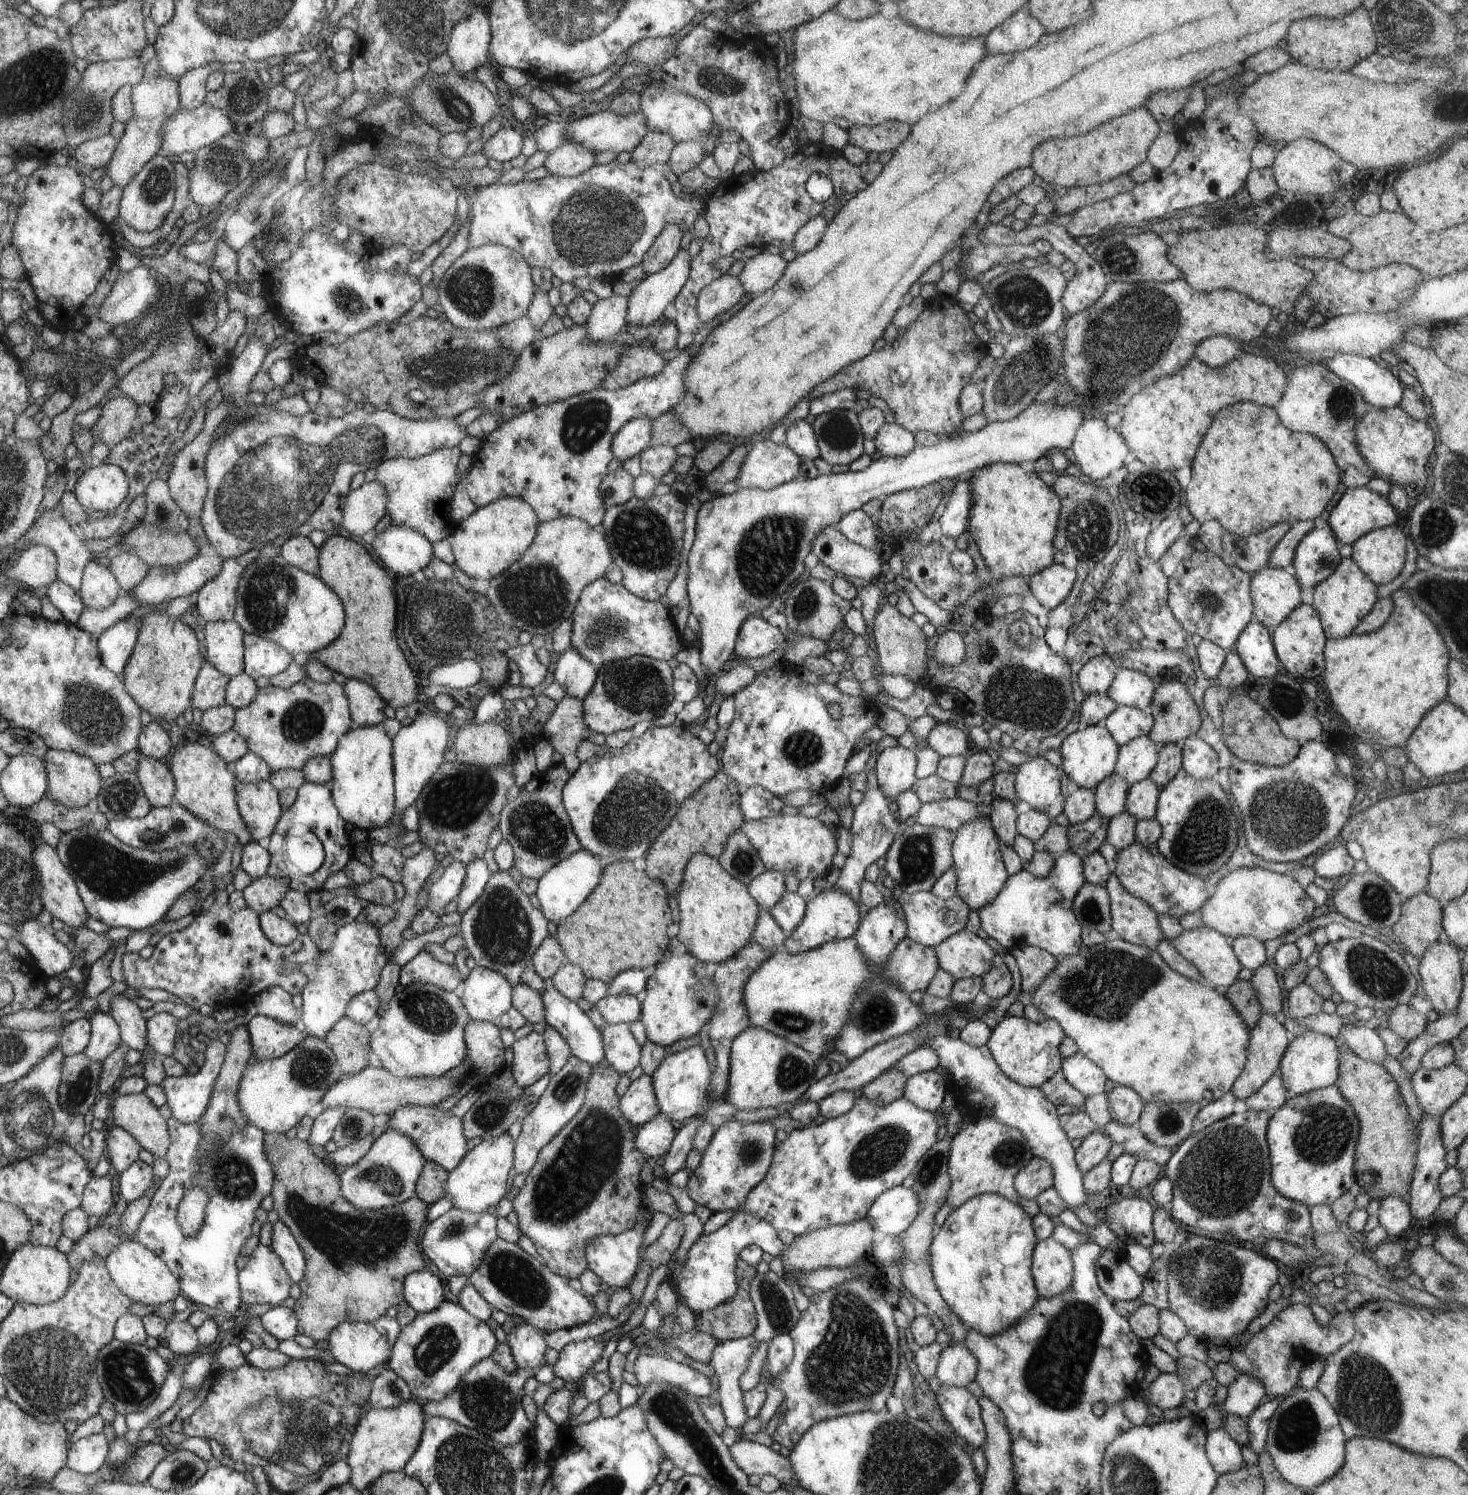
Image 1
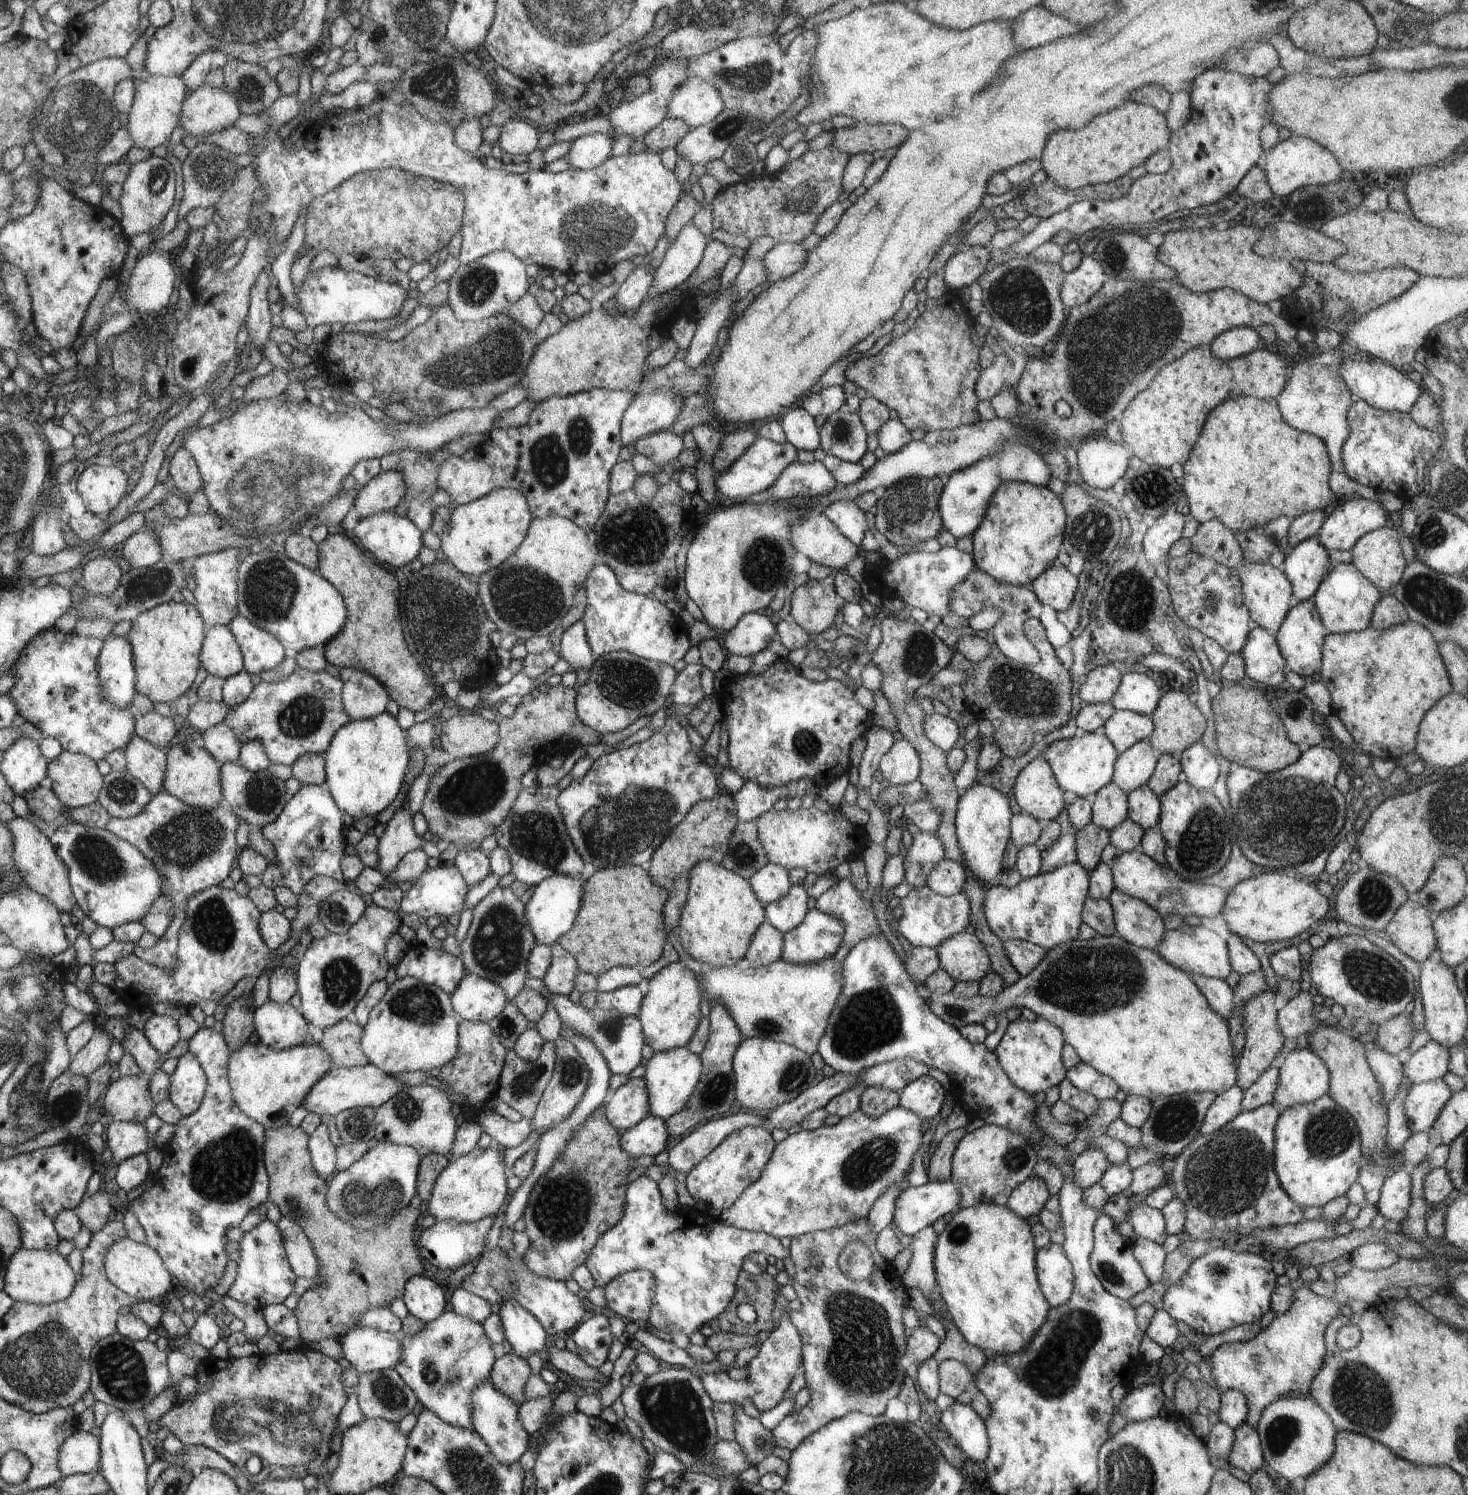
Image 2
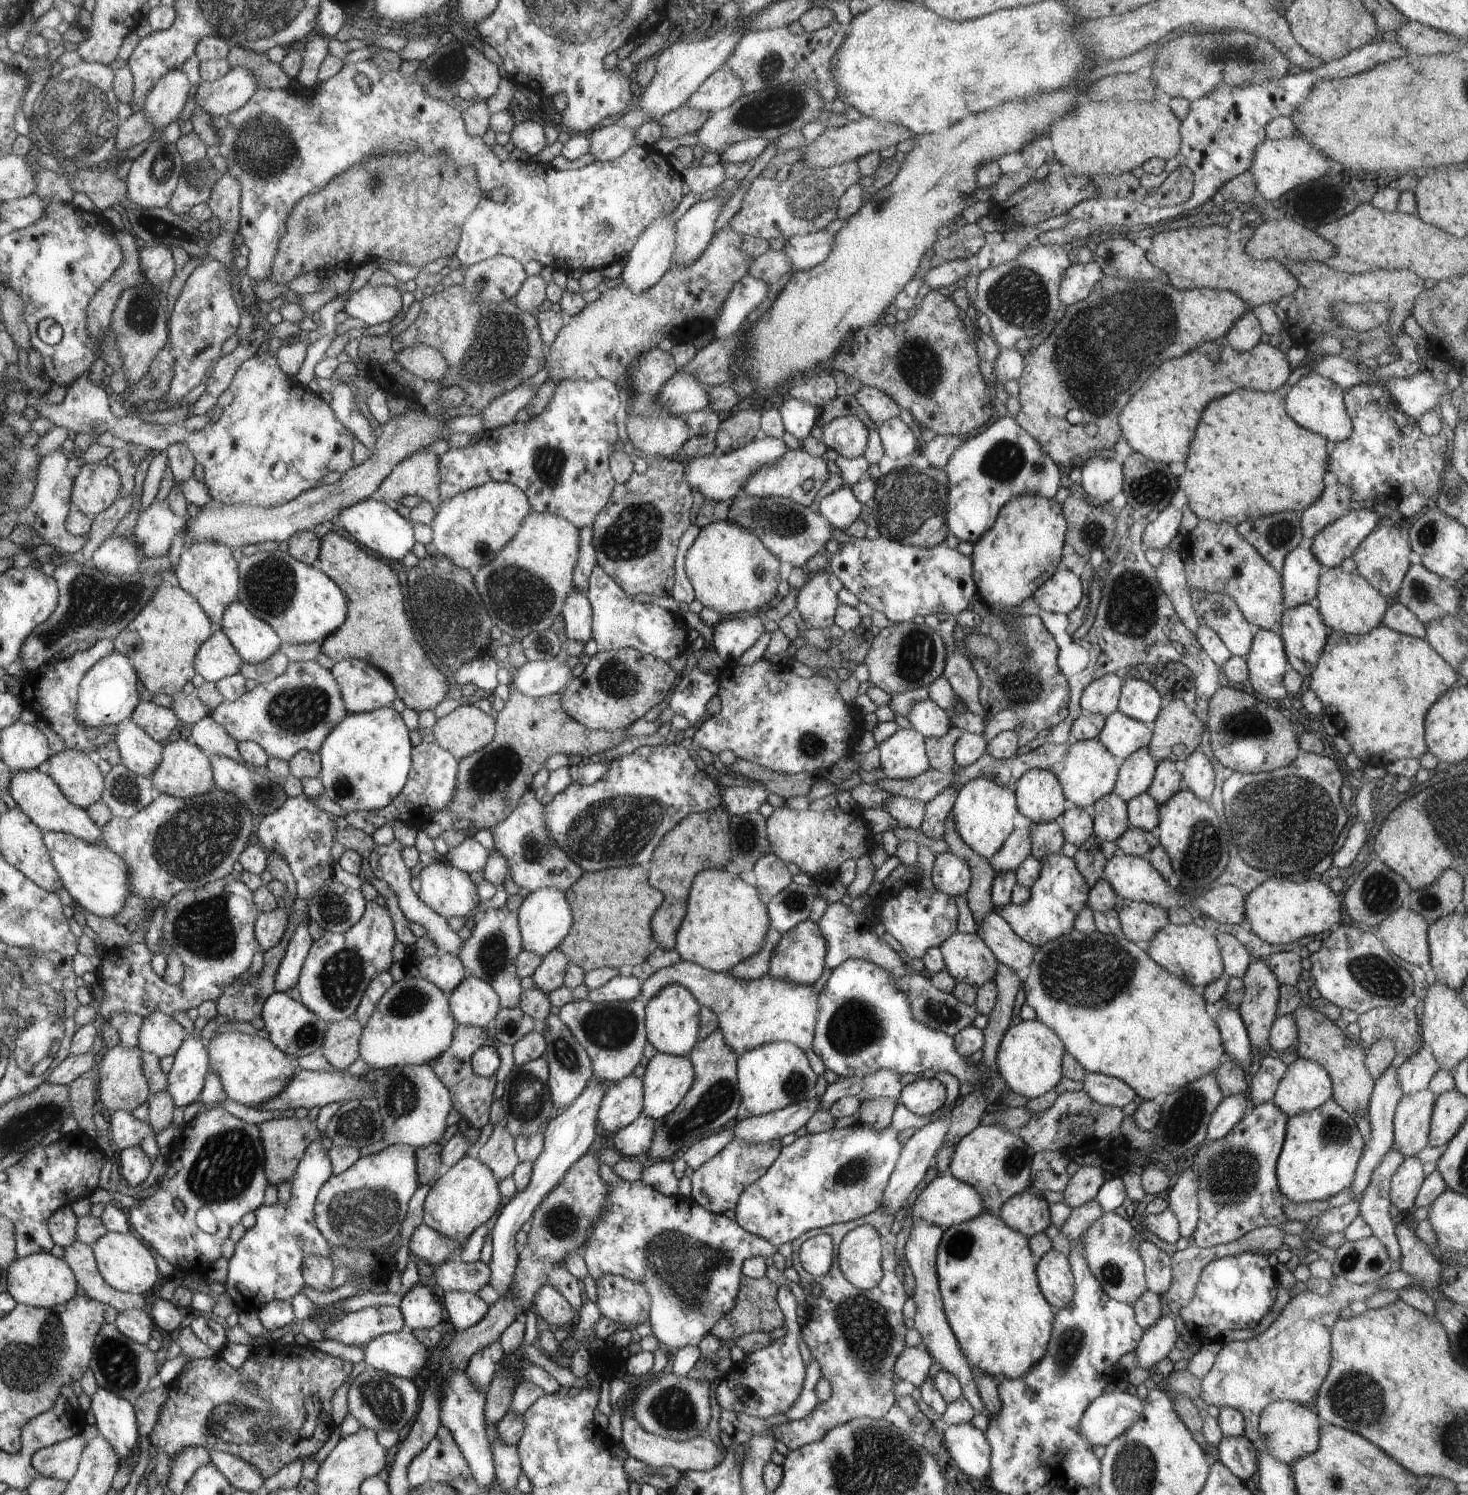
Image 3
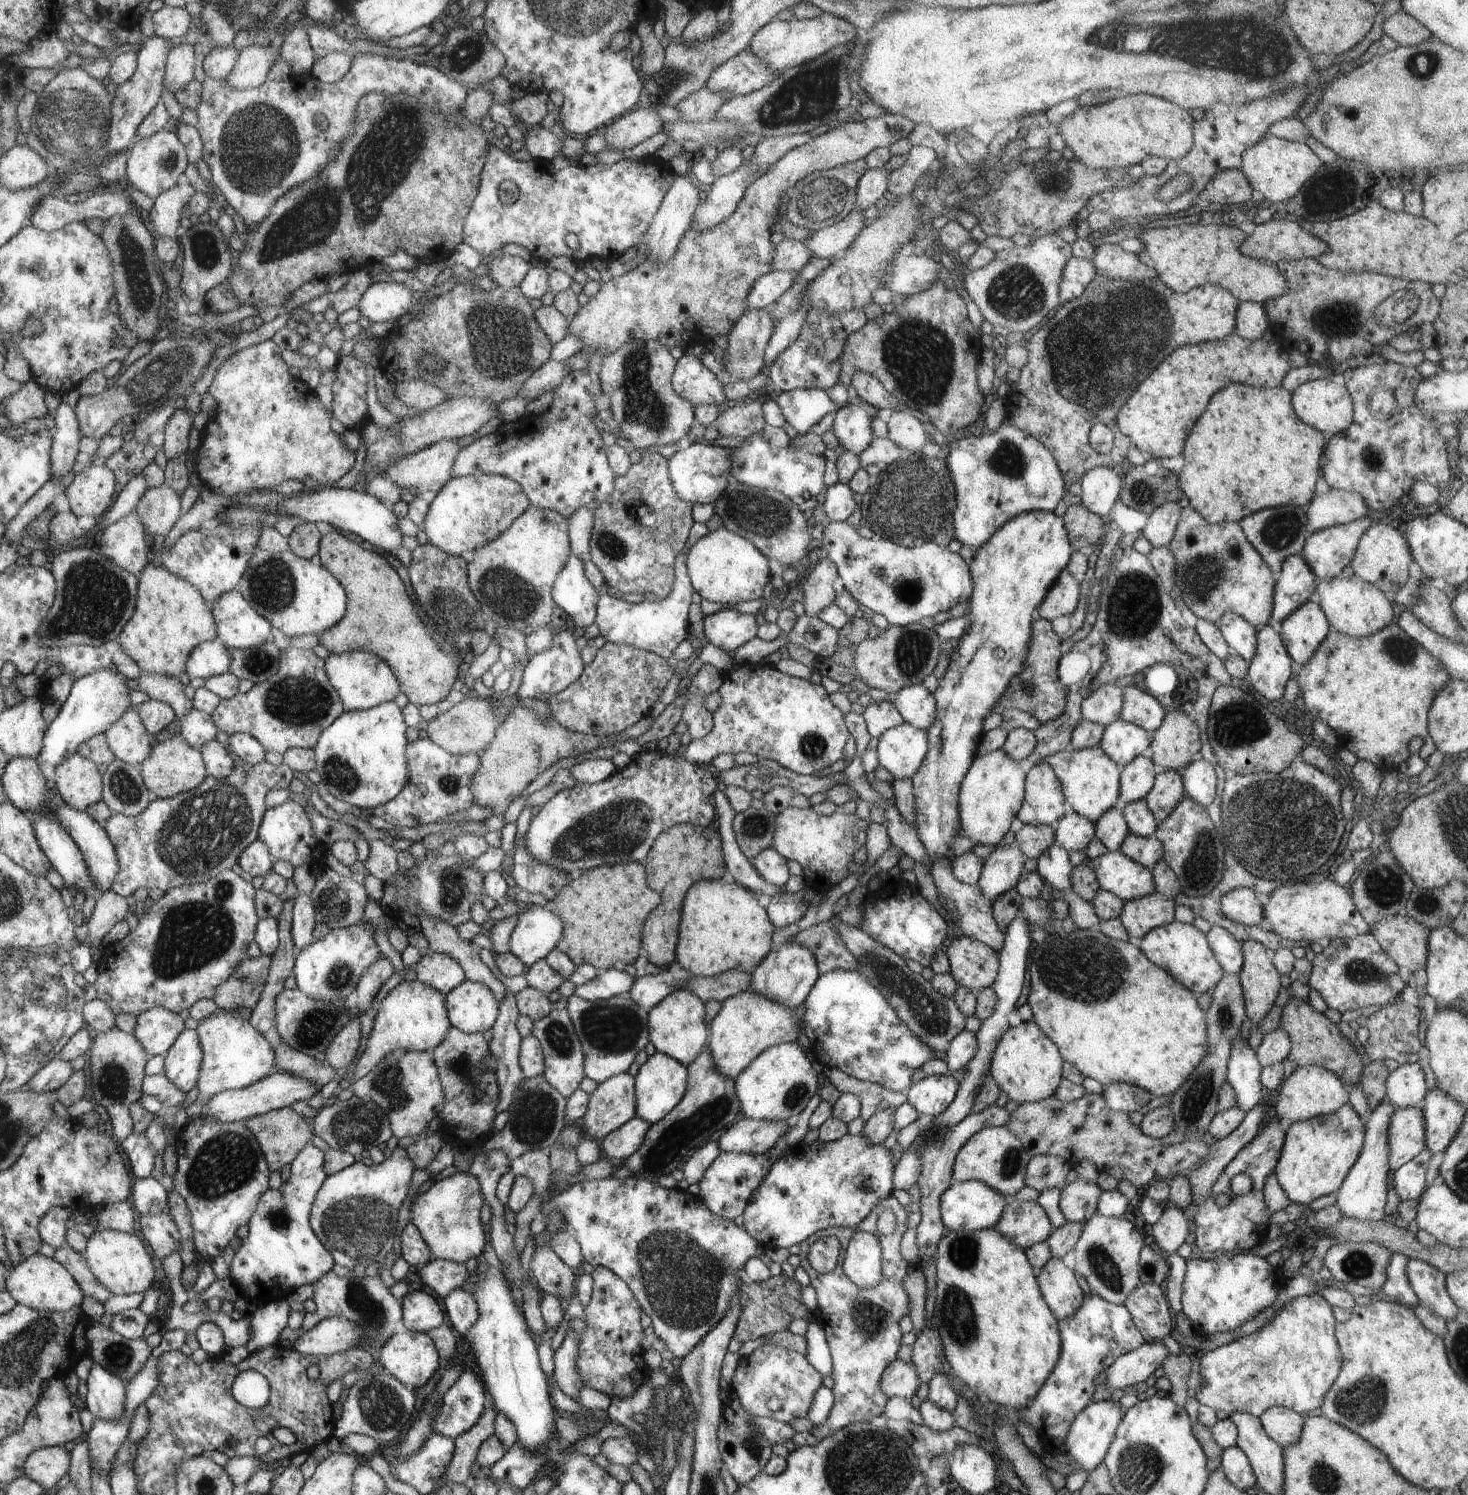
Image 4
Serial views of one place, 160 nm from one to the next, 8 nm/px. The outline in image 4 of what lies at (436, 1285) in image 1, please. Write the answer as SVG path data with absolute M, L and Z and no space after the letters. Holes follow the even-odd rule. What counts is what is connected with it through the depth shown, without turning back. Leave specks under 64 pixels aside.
M410 1292L401 1298L402 1322L408 1331L427 1333L444 1322L444 1311L430 1292Z

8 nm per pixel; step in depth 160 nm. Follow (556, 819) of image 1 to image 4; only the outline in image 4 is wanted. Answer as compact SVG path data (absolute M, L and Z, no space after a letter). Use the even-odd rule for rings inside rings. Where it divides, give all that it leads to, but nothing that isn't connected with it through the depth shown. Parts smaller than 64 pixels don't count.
M524 839L518 841L514 852L511 875L521 890L538 892L552 900L574 879L575 875L535 859L527 849Z

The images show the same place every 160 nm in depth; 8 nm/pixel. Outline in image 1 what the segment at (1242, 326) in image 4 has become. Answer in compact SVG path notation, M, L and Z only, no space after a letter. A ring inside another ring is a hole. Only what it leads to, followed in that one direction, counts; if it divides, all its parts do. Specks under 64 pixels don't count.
M1216 335L1202 340L1194 351L1194 357L1212 368L1224 366L1241 354L1242 342L1232 337Z

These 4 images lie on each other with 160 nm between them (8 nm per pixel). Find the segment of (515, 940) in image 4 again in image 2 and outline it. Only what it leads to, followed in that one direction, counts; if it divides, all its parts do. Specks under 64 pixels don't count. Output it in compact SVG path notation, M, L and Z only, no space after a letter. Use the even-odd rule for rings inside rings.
M556 874L533 888L534 893L525 905L524 916L538 945L551 946L572 929L582 909L585 885L581 875Z

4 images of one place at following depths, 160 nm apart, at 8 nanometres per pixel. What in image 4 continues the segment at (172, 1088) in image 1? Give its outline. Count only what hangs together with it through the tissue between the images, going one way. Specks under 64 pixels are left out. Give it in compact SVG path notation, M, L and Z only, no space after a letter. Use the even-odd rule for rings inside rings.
M184 1029L176 1042L165 1052L166 1068L163 1073L185 1093L198 1085L203 1064L202 1041L193 1029Z

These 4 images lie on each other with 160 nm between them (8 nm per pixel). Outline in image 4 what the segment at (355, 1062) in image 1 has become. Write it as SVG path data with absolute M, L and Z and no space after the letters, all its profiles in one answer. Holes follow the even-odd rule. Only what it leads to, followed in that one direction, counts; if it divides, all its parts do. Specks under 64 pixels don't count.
M356 1017L343 1026L329 1048L325 1050L323 1054L325 1062L336 1071L348 1067L348 1064L358 1056L360 1038L362 1038L360 1019Z

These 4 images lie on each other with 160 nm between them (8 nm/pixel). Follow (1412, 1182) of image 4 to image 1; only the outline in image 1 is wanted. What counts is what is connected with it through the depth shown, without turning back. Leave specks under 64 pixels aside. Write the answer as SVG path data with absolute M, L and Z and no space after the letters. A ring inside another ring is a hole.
M1400 1196L1383 1198L1379 1203L1376 1216L1379 1226L1386 1230L1390 1238L1398 1238L1412 1224L1413 1214L1409 1209L1409 1203Z

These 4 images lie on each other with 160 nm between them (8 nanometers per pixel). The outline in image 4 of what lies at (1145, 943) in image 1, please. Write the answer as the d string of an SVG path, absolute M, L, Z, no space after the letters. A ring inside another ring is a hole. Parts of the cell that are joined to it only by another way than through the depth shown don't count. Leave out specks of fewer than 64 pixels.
M1157 893L1139 899L1125 901L1119 916L1129 936L1142 938L1153 928L1167 925L1175 920L1176 904L1172 899Z

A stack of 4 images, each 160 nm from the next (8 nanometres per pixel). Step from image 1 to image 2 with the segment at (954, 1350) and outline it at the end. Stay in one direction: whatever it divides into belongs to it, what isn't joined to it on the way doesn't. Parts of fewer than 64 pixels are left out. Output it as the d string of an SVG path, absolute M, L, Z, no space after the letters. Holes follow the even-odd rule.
M948 1359L939 1364L939 1390L942 1394L956 1399L971 1388L972 1372L958 1360Z

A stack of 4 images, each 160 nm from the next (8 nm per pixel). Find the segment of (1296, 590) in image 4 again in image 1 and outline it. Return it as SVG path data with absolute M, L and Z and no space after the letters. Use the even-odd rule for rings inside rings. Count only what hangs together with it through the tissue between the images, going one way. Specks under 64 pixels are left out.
M1318 522L1300 539L1293 565L1301 589L1315 587L1336 570L1342 560L1339 547L1336 535L1327 523Z

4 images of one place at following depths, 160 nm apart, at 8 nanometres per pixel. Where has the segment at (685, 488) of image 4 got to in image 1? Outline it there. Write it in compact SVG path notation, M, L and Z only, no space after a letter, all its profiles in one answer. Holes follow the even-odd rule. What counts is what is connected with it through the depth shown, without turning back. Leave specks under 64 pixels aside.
M770 439L756 440L749 445L749 453L742 463L736 483L738 487L771 489L799 478L802 461L791 447L773 443Z

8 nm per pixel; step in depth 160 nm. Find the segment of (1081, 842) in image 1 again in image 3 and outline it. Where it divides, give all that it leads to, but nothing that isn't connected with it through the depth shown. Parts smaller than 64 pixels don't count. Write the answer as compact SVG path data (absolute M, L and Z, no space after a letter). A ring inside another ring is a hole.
M1094 834L1077 847L1074 862L1082 876L1085 876L1089 887L1094 886L1098 880L1103 878L1103 870L1107 863L1102 850L1100 850L1101 841Z

